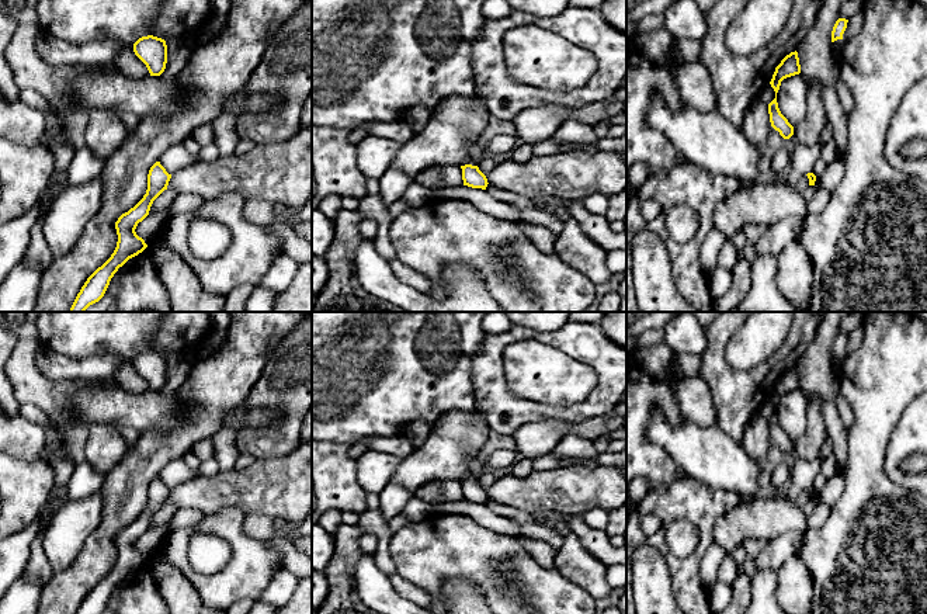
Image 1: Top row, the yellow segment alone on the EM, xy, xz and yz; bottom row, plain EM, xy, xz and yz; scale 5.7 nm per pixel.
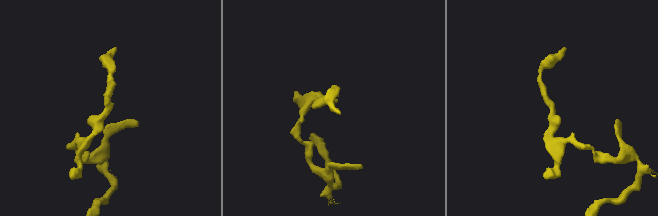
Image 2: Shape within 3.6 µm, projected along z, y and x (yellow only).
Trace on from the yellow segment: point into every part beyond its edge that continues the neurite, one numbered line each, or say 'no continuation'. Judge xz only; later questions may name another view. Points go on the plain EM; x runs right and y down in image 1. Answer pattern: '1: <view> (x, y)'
no continuation

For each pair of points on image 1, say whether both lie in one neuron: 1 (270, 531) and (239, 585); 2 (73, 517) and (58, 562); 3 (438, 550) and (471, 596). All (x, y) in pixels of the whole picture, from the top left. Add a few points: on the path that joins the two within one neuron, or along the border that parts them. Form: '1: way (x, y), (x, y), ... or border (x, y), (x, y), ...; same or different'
1: border (245, 514), (243, 530), (249, 536), (268, 541); different
2: way (69, 528), (61, 551); same
3: border (445, 582), (467, 579), (485, 599); different

